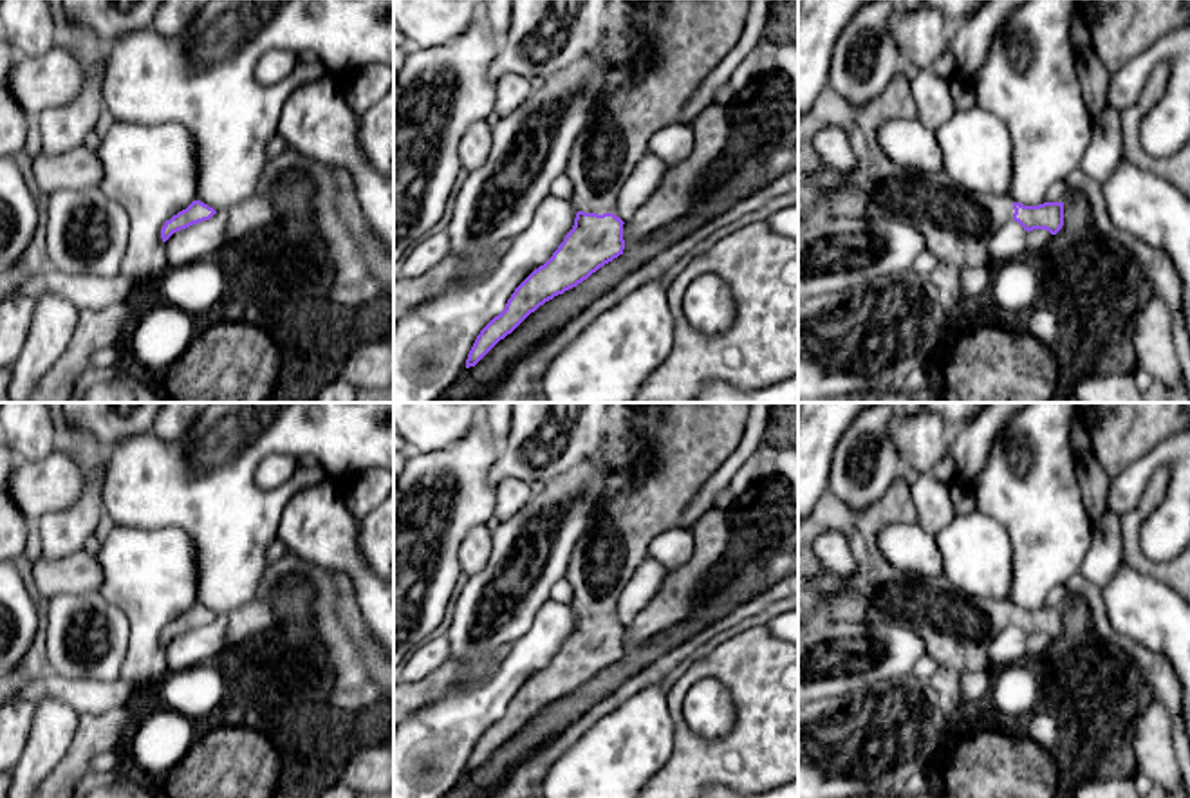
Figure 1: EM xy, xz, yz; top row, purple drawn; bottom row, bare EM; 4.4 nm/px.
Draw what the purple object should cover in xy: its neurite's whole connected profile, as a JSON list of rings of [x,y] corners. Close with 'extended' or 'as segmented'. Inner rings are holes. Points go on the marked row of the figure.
[[[193,200],[186,209],[173,215],[164,222],[161,238],[166,242],[173,233],[186,229],[193,224],[209,220],[217,211],[200,200]]]; as segmented

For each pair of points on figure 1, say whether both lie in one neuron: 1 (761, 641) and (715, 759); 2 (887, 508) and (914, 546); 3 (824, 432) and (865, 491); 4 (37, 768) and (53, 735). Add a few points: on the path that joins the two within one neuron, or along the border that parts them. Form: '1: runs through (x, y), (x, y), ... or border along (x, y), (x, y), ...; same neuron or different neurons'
1: runs through (761, 672), (761, 717), (746, 732); same neuron
2: border along (909, 522), (878, 533), (878, 549), (898, 567); different neurons
3: border along (855, 421), (835, 448), (827, 488); different neurons
4: runs through (38, 760), (47, 742); same neuron

